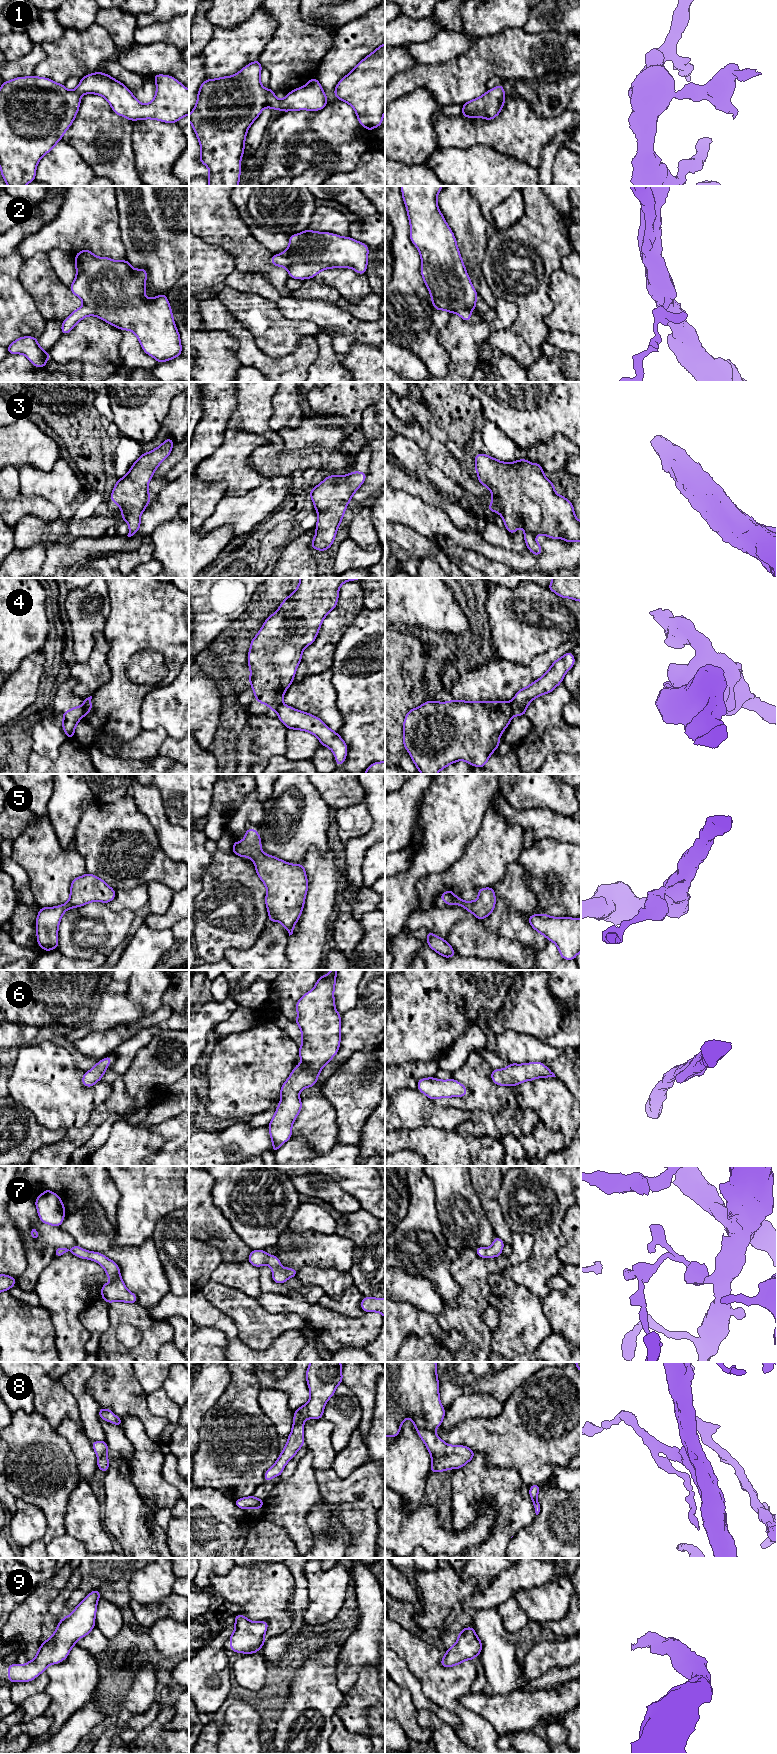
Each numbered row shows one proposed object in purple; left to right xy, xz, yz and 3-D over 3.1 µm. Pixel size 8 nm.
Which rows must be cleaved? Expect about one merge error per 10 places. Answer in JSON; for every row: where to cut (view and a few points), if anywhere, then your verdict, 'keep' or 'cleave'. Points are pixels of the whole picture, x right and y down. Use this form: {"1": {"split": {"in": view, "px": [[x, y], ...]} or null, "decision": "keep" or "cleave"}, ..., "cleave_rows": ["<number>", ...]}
{"1": {"split": null, "decision": "keep"}, "2": {"split": {"in": "xz", "px": [[282, 253], [289, 262], [288, 270]]}, "decision": "cleave"}, "3": {"split": null, "decision": "keep"}, "4": {"split": {"in": "yz", "px": [[511, 704], [514, 715]]}, "decision": "cleave"}, "5": {"split": null, "decision": "keep"}, "6": {"split": null, "decision": "keep"}, "7": {"split": null, "decision": "keep"}, "8": {"split": null, "decision": "keep"}, "9": {"split": null, "decision": "keep"}, "cleave_rows": ["2", "4"]}

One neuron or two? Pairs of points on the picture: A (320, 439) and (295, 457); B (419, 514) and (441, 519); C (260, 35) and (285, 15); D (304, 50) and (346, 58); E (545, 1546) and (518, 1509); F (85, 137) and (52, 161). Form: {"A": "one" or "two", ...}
{"A": "two", "B": "one", "C": "two", "D": "two", "E": "two", "F": "two"}

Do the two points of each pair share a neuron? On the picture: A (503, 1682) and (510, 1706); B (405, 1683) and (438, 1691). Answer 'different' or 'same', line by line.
A: different
B: different

